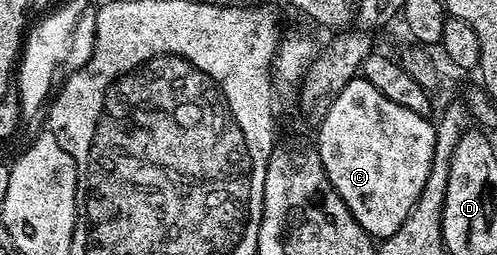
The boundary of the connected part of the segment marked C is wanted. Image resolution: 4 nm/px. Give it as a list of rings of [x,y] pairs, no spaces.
[[[357,75],[342,87],[334,99],[333,105],[318,126],[318,132],[320,134],[314,137],[314,144],[321,155],[322,167],[325,168],[325,173],[329,177],[334,191],[345,201],[346,207],[353,213],[354,219],[373,239],[383,239],[394,235],[394,231],[398,231],[398,227],[402,227],[406,215],[410,215],[410,207],[414,207],[418,195],[422,195],[422,186],[426,183],[426,175],[430,175],[430,163],[434,159],[434,143],[436,142],[435,124],[427,117],[414,115],[414,111],[406,111],[406,107],[398,107],[398,103],[390,103],[390,99],[386,99],[386,95],[382,95],[382,91],[376,90],[371,83],[366,83],[364,77]]]

